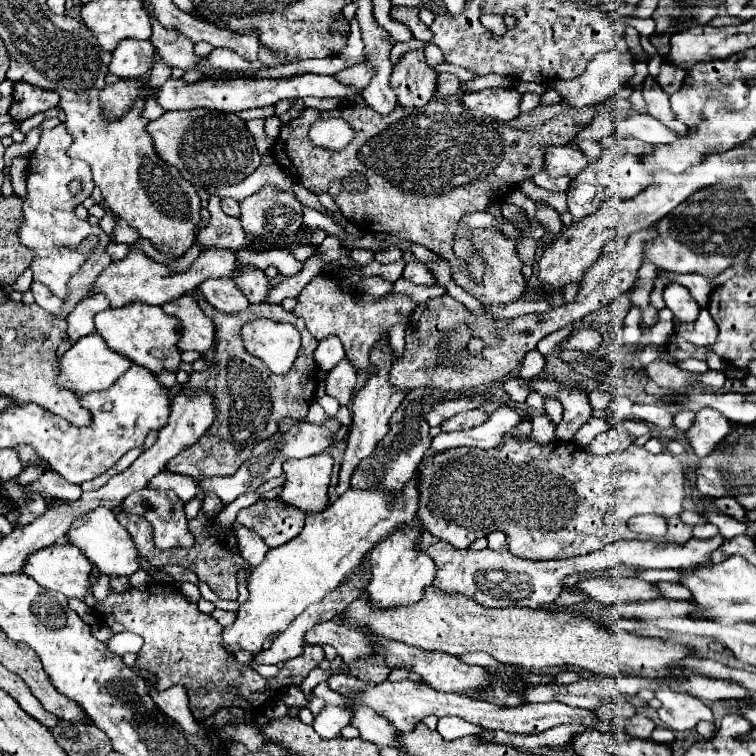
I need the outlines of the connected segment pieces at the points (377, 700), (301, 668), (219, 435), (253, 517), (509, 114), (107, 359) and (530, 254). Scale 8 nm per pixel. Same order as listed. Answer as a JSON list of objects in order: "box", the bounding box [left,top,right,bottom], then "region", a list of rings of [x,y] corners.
[{"box":[328,674,600,734],"region":[[[334,674],[328,680],[328,688],[350,696],[356,692],[362,692],[362,700],[366,706],[370,706],[372,710],[376,710],[378,714],[386,716],[400,732],[412,732],[414,726],[428,714],[436,714],[438,718],[444,716],[458,716],[464,718],[476,726],[482,726],[486,730],[504,730],[504,732],[516,732],[516,734],[540,734],[552,726],[558,724],[584,724],[584,726],[592,726],[596,722],[600,722],[590,710],[584,708],[570,708],[566,704],[560,702],[548,702],[548,704],[524,704],[518,708],[498,708],[490,702],[484,700],[474,700],[468,696],[458,696],[458,694],[444,694],[438,692],[434,688],[430,688],[428,684],[418,684],[414,680],[398,680],[398,682],[382,682],[378,686],[374,684],[366,684],[362,680],[356,680],[352,676],[344,676],[344,674]]]},{"box":[96,582,324,720],"region":[[[158,582],[156,588],[150,586],[150,590],[128,590],[124,594],[116,594],[110,590],[108,598],[96,604],[96,612],[100,618],[114,630],[114,632],[134,632],[144,639],[144,645],[138,653],[136,664],[141,668],[146,668],[156,674],[158,678],[158,690],[166,690],[170,686],[182,684],[188,688],[190,694],[190,708],[194,718],[204,720],[216,714],[222,708],[240,708],[246,712],[258,712],[266,706],[272,706],[278,700],[278,694],[282,688],[300,684],[310,670],[314,670],[322,660],[324,660],[324,650],[322,646],[310,646],[302,650],[302,656],[294,660],[286,660],[286,670],[280,670],[274,678],[264,678],[246,664],[240,664],[234,654],[226,652],[222,648],[222,626],[212,618],[212,614],[202,614],[194,602],[190,602],[176,586],[172,584],[162,584]]]},{"box":[168,290,318,480],"region":[[[196,290],[196,296],[198,296],[198,306],[202,308],[202,312],[214,322],[216,336],[214,336],[214,348],[210,348],[210,352],[206,352],[204,356],[206,370],[192,372],[190,382],[184,384],[182,390],[190,392],[194,388],[206,386],[214,396],[216,420],[212,422],[212,426],[208,428],[208,432],[202,436],[198,444],[190,446],[188,450],[180,452],[168,462],[168,472],[178,472],[184,476],[192,476],[194,480],[202,480],[202,478],[212,478],[212,476],[232,476],[236,468],[244,460],[250,458],[252,448],[264,438],[270,438],[278,430],[278,424],[284,418],[292,418],[292,420],[306,418],[308,406],[312,404],[314,390],[316,390],[318,366],[314,364],[312,354],[318,346],[318,340],[314,340],[314,336],[308,332],[302,318],[298,318],[292,312],[282,310],[280,304],[274,304],[272,318],[294,324],[298,332],[304,334],[304,342],[298,350],[298,358],[294,366],[290,368],[290,372],[272,374],[268,366],[264,366],[258,358],[250,356],[242,346],[240,328],[246,322],[256,320],[256,314],[252,312],[252,308],[246,308],[236,314],[224,314],[224,312],[214,310],[206,300],[202,300],[198,290]]]},{"box":[236,500,306,548],"region":[[[258,500],[238,512],[236,522],[254,530],[270,548],[296,538],[304,528],[306,514],[282,500]]]},{"box":[462,88,522,120],"region":[[[488,88],[462,96],[466,108],[476,108],[496,120],[512,120],[520,114],[522,94],[514,88]]]},{"box":[58,332,132,394],"region":[[[96,332],[94,334],[88,334],[84,338],[80,338],[70,350],[60,358],[60,378],[58,378],[58,384],[64,386],[64,388],[70,388],[74,392],[80,392],[80,394],[86,394],[86,392],[98,392],[98,390],[106,390],[110,388],[128,368],[132,366],[132,362],[118,354],[118,352],[112,352],[106,342],[102,340],[102,336],[98,336]]]},{"box":[518,234,536,266],"region":[[[518,234],[518,256],[520,256],[520,260],[524,262],[524,264],[528,264],[528,266],[532,266],[534,264],[534,254],[536,254],[536,240],[532,240],[532,238],[524,238],[522,234]]]}]

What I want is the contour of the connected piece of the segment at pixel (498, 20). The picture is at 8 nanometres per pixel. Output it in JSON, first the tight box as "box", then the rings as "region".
{"box":[480,14,505,35],"region":[[[485,14],[480,17],[480,21],[487,29],[497,35],[501,35],[498,27],[505,26],[504,19],[500,15]]]}

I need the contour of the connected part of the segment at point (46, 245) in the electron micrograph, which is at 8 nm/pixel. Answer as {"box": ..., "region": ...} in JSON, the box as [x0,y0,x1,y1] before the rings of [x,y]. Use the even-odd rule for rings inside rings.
{"box":[19,124,110,298],"region":[[[58,124],[52,130],[42,132],[40,144],[32,154],[32,166],[28,168],[28,198],[24,200],[24,222],[19,230],[19,238],[24,246],[32,248],[36,252],[30,268],[34,270],[34,280],[48,286],[58,298],[66,298],[66,284],[72,274],[78,272],[78,268],[88,258],[84,252],[80,252],[76,246],[90,234],[96,234],[100,238],[100,244],[96,250],[106,250],[110,244],[108,234],[100,226],[90,226],[84,220],[78,220],[74,216],[74,206],[82,204],[94,188],[90,166],[74,160],[66,154],[70,148],[70,134],[62,124]],[[80,180],[82,190],[78,194],[70,192],[70,182]]]}

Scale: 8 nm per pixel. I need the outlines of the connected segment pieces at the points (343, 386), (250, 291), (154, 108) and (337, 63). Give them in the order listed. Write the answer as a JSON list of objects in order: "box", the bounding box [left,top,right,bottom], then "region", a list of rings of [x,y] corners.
[{"box":[326,360,356,398],"region":[[[342,360],[326,378],[326,394],[338,398],[352,398],[352,388],[356,384],[356,370],[350,360]]]},{"box":[234,267,270,304],"region":[[[241,267],[240,270],[234,275],[236,284],[244,290],[244,294],[248,294],[252,304],[260,304],[266,302],[268,290],[270,290],[270,282],[264,276],[262,270],[255,267]]]},{"box":[142,98,163,120],"region":[[[153,98],[146,100],[142,116],[149,120],[156,120],[163,114],[163,108]]]},{"box":[294,56,344,74],"region":[[[338,56],[332,58],[324,58],[324,60],[300,60],[298,64],[294,64],[296,74],[300,72],[314,72],[314,74],[338,74],[344,68],[344,60]]]}]

